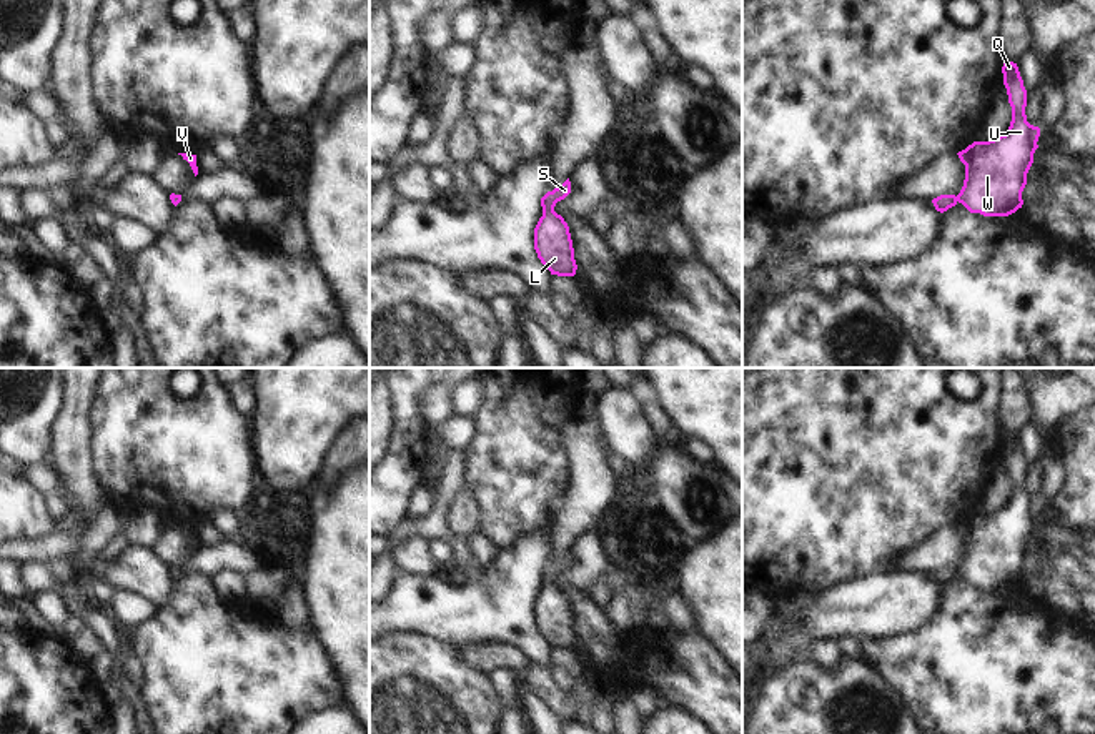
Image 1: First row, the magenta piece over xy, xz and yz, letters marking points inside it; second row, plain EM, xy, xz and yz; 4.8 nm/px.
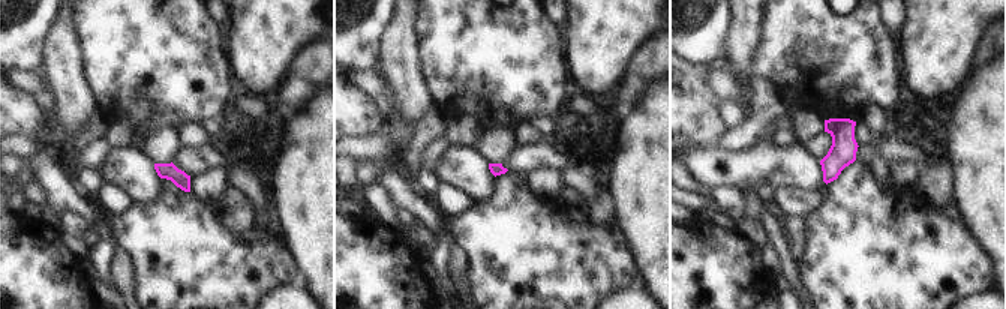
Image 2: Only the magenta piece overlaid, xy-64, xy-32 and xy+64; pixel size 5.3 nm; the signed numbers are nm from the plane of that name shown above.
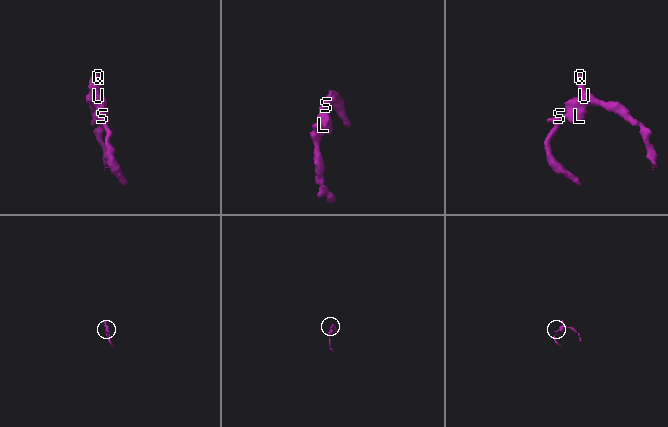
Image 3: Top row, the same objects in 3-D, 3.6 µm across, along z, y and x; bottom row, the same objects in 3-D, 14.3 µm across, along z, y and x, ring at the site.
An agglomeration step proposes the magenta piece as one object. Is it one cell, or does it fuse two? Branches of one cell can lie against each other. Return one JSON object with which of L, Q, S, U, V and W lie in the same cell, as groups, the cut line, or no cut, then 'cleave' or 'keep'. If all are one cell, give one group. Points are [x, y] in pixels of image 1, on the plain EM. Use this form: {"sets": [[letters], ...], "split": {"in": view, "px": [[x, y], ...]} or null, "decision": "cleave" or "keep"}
{"sets": [["L", "Q", "S", "U", "V", "W"]], "split": null, "decision": "keep"}

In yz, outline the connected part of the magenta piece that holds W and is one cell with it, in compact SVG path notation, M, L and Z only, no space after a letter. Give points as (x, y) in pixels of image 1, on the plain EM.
M1005 434L1002 446L1012 479L1010 499L1005 508L974 514L957 526L965 538L964 559L957 569L940 568L932 573L940 586L962 576L970 586L1008 589L1023 578L1022 564L1038 521L1040 501L1027 494L1027 463L1017 436Z

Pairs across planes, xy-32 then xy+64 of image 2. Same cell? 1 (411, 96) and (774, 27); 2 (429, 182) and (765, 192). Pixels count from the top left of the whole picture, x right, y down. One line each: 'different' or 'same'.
1: different
2: same

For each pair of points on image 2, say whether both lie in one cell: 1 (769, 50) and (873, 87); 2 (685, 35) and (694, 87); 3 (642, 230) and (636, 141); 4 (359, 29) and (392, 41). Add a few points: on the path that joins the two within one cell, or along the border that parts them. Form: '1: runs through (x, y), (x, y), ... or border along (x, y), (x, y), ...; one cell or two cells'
1: runs through (796, 33), (826, 33), (853, 60); one cell
2: border along (685, 59), (694, 65), (711, 66); two cells
3: runs through (642, 207), (642, 164); one cell
4: border along (393, 15), (381, 36), (381, 53), (377, 62); two cells

